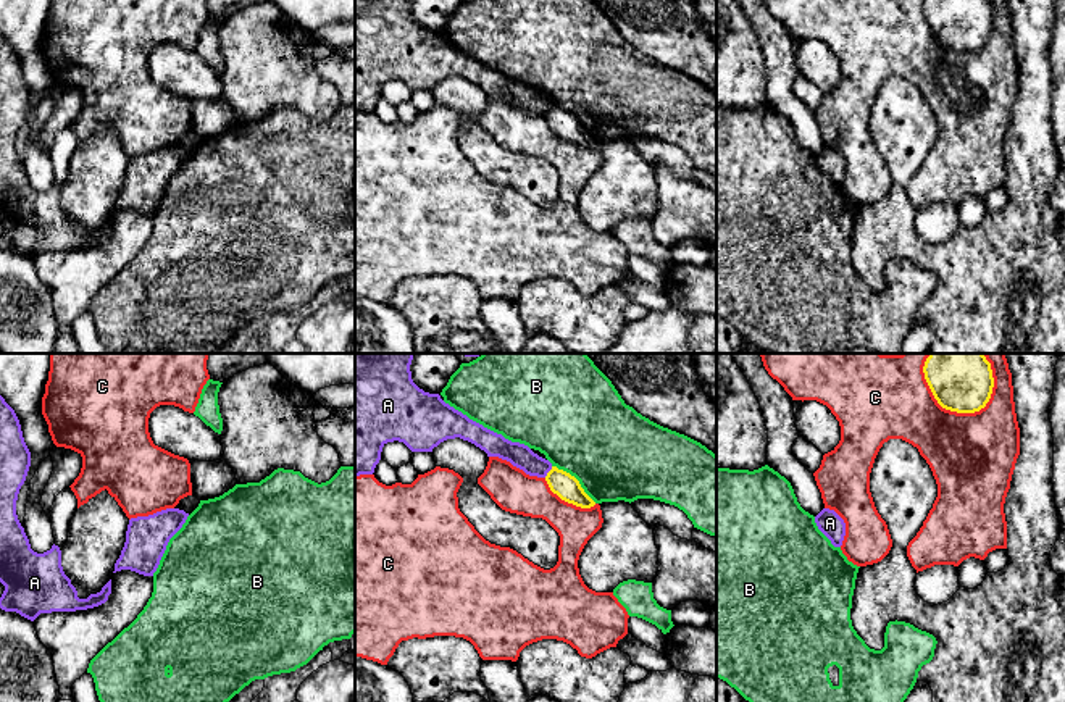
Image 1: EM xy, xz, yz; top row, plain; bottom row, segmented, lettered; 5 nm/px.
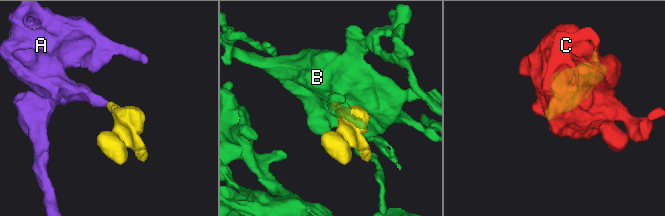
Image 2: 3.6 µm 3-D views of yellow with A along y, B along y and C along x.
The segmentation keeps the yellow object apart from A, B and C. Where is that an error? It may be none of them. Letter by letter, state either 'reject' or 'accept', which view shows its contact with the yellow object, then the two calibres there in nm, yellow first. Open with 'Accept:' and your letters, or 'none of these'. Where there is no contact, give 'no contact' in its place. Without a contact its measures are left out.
Accept: none of these
A: reject | xz | 120/120 nm
B: reject | xz | 120/460 nm
C: reject | yz | 260/380 nm

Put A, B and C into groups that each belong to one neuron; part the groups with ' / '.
A / B / C

